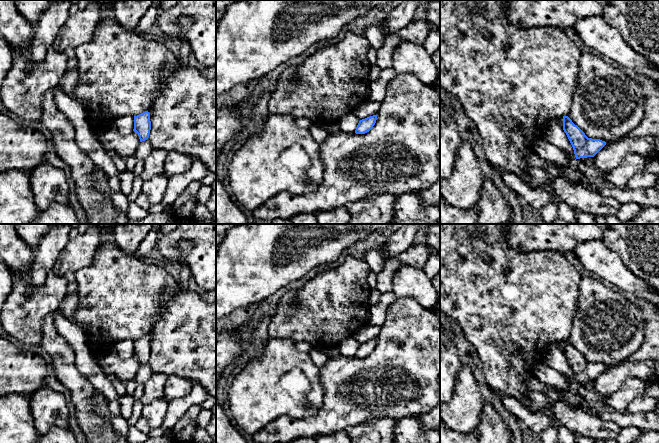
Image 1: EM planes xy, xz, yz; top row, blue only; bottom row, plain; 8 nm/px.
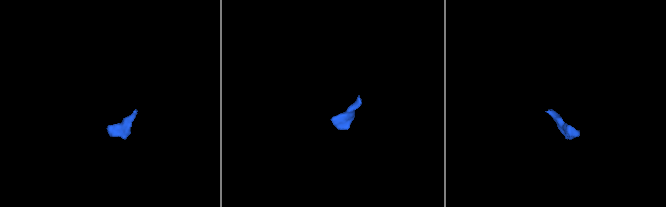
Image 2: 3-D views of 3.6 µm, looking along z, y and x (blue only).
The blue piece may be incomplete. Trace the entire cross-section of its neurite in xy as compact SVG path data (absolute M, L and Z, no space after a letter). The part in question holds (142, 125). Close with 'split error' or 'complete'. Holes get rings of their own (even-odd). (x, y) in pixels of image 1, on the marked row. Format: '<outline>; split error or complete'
M145 111L137 116L134 116L134 129L139 136L140 142L149 138L151 130L150 113Z; complete

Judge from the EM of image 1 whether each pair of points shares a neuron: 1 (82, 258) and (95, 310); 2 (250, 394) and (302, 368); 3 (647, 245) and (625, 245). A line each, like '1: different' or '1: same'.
1: different
2: same
3: same

